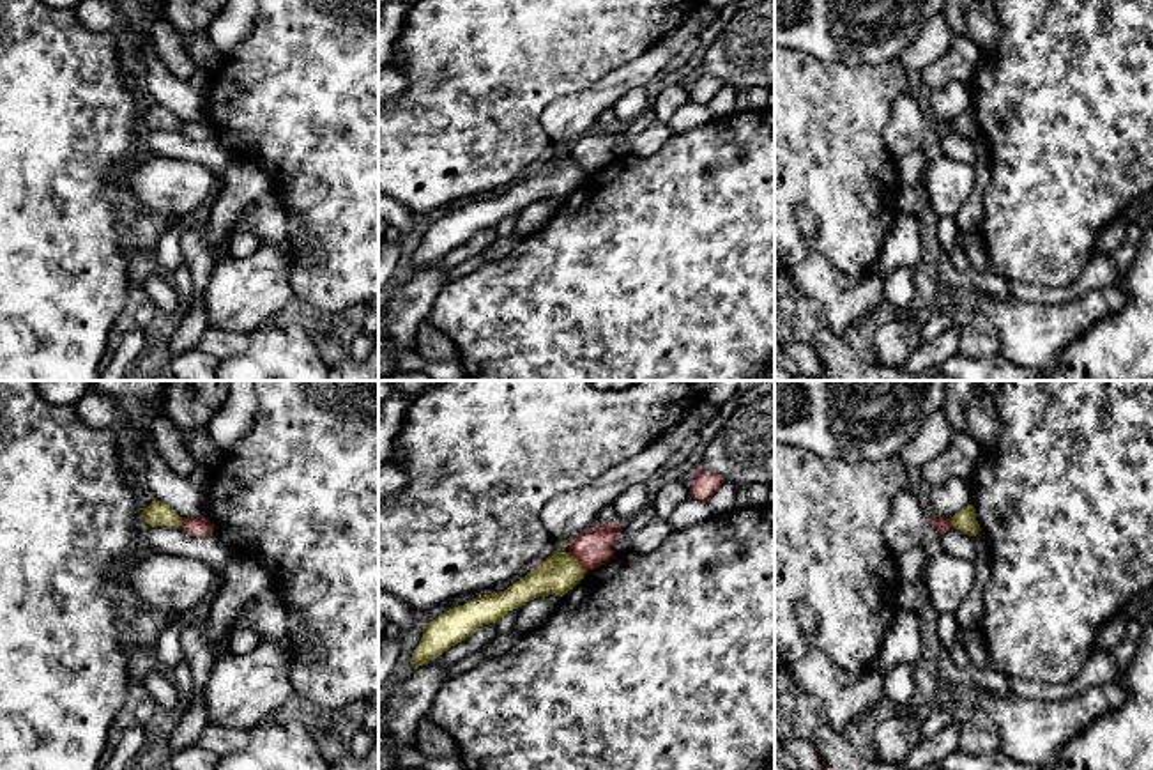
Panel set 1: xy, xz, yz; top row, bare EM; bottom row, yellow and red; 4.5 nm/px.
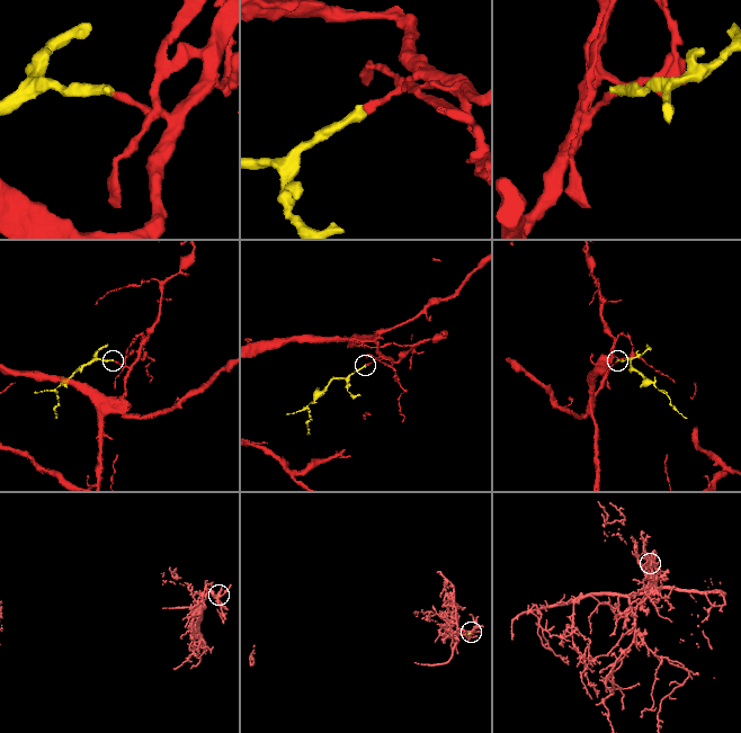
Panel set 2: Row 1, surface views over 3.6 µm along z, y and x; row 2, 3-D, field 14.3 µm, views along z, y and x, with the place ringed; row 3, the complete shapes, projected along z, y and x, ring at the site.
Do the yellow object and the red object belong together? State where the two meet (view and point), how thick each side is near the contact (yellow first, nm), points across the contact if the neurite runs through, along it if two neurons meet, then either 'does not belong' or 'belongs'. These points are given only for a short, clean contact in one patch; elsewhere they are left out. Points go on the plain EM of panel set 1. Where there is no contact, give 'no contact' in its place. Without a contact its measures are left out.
meets yellow in xz at (577, 165); 180 nm thick on the yellow side, 160 nm on the other; border along xz (570, 154), (587, 174); does not belong

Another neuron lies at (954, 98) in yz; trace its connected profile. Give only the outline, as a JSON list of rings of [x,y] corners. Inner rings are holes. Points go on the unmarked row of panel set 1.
[[[950,81],[943,89],[930,92],[928,115],[934,120],[950,122],[967,108],[971,108],[971,90],[967,83]]]

